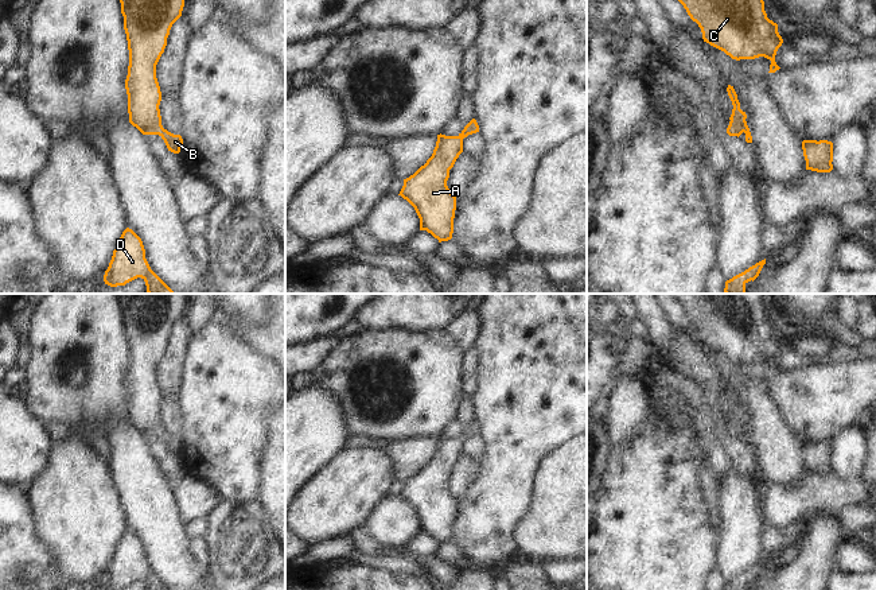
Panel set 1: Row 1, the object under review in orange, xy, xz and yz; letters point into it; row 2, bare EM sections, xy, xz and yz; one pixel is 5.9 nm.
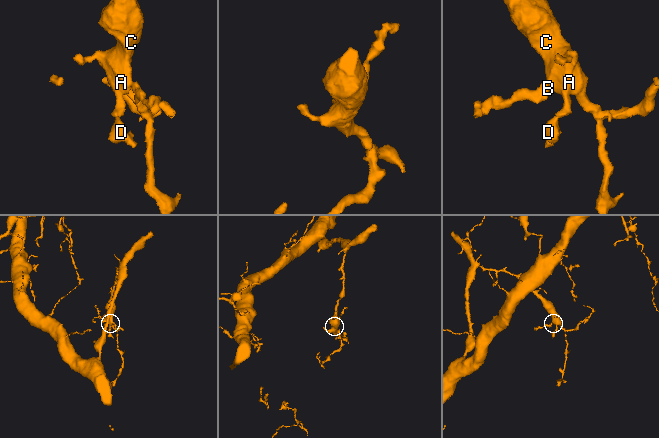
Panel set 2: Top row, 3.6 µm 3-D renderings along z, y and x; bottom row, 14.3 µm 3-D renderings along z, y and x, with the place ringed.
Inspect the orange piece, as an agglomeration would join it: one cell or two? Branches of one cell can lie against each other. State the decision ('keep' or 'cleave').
keep

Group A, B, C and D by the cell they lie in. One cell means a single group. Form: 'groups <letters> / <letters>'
groups A B C D

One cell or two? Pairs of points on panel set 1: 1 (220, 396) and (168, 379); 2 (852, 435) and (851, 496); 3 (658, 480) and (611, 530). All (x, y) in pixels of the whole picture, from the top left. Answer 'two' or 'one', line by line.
1: two
2: two
3: one

